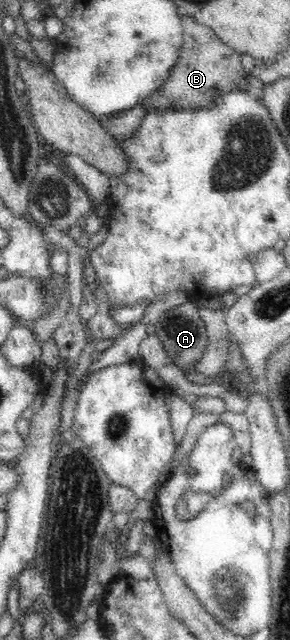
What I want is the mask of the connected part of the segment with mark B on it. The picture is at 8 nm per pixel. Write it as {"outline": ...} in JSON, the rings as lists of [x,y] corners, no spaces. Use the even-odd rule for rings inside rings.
{"outline":[[[181,17],[183,46],[169,79],[155,90],[142,105],[147,110],[163,111],[167,108],[211,108],[210,102],[238,88],[238,83],[247,76],[241,64],[241,55],[223,44],[217,35],[197,22],[193,17]]]}

